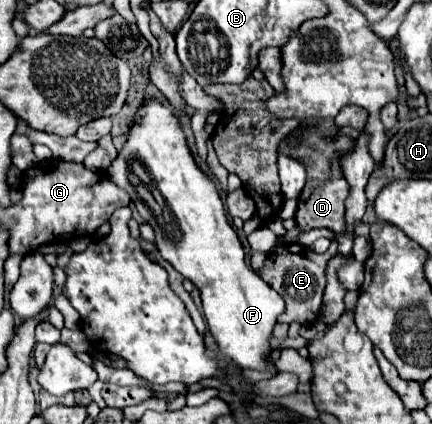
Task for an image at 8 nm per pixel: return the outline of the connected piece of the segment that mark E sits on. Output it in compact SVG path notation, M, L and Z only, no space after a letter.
M288 244L278 248L274 254L268 256L260 278L270 284L286 302L286 310L278 316L278 322L300 322L310 324L318 318L322 306L322 294L326 288L326 264L330 258L336 256L336 246L330 246L326 254L316 254L314 250L298 244Z

